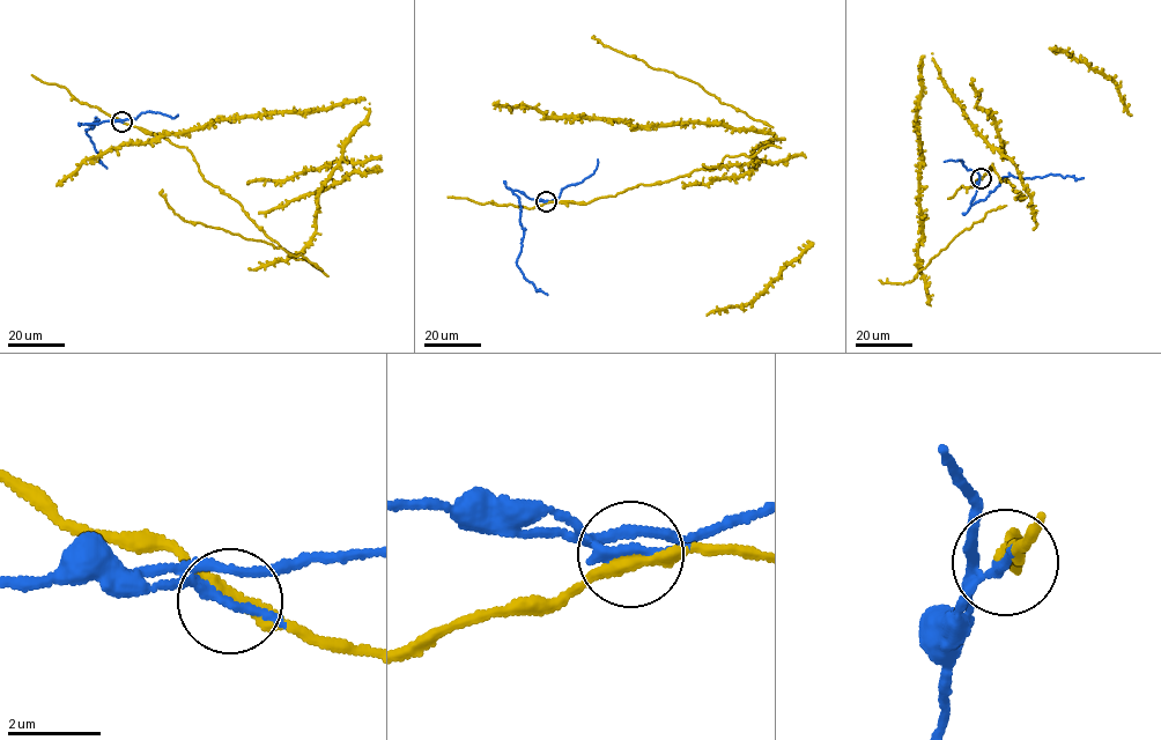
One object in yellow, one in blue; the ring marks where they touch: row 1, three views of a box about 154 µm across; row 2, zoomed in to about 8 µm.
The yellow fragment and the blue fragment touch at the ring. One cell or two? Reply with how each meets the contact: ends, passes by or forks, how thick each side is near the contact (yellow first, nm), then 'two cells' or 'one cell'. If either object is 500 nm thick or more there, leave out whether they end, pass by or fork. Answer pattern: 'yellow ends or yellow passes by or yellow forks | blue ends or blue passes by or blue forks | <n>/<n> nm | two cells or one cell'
yellow passes by | blue ends | 280/240 nm | two cells

